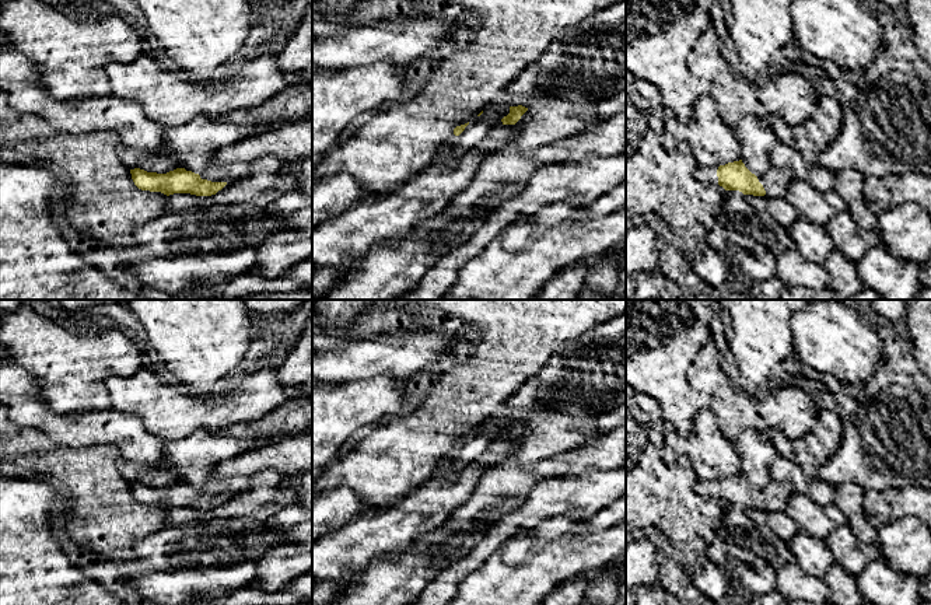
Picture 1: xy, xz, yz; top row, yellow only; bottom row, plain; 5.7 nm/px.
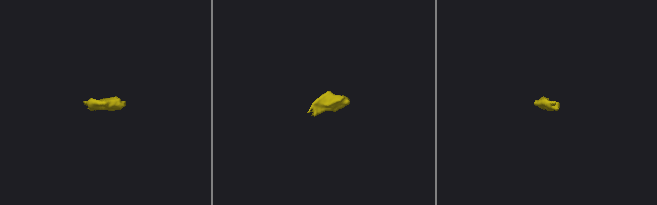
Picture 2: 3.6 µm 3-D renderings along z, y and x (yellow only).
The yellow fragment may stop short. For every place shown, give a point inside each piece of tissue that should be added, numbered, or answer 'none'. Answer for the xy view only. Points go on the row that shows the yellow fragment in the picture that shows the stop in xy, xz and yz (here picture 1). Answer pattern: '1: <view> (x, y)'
1: xy (221, 171)

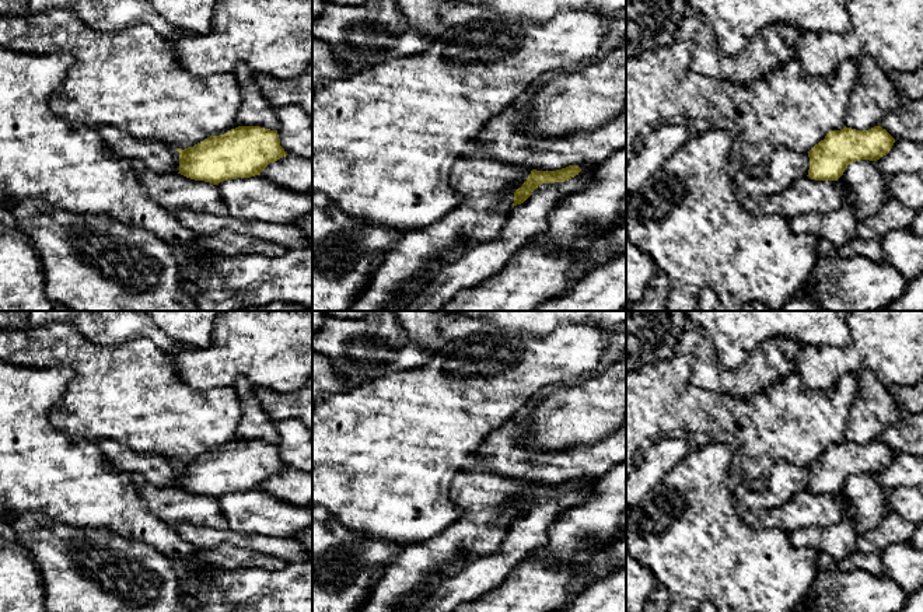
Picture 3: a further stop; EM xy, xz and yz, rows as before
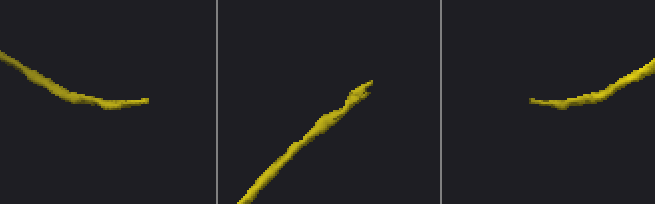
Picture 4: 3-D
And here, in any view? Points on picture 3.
none

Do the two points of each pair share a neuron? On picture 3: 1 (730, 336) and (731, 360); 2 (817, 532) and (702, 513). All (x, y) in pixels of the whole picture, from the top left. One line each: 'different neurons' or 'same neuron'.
1: same neuron
2: different neurons

